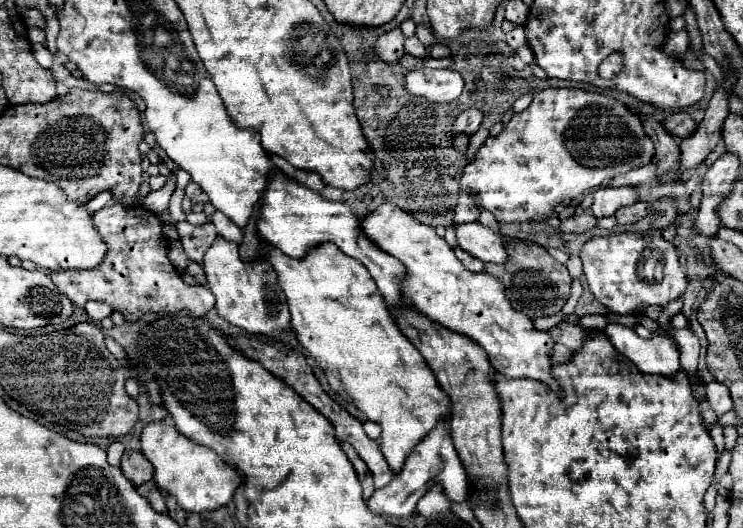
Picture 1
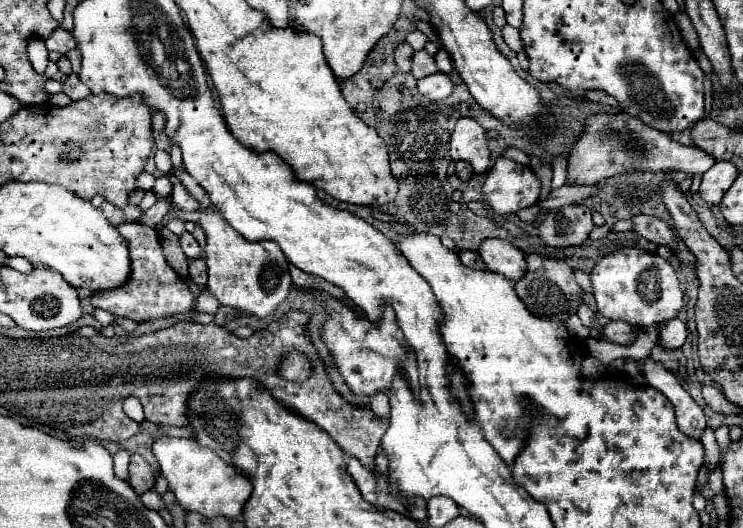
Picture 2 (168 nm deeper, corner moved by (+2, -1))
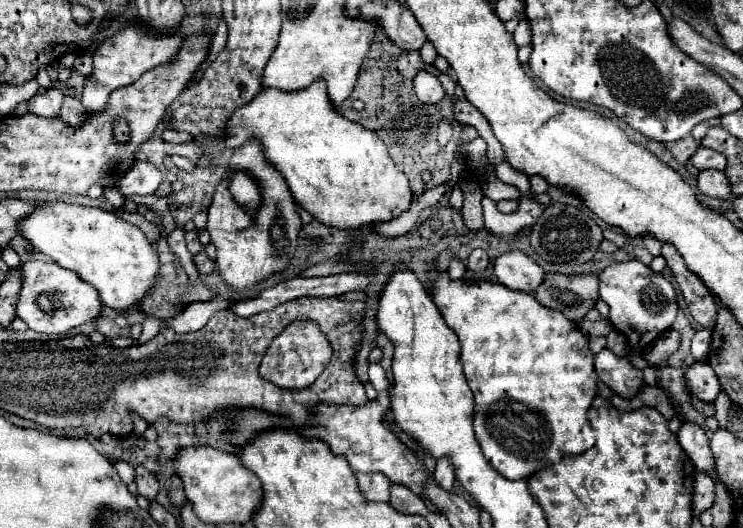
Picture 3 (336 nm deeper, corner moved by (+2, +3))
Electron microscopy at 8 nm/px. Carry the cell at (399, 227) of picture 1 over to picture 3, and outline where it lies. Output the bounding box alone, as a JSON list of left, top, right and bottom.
[428,269,598,481]

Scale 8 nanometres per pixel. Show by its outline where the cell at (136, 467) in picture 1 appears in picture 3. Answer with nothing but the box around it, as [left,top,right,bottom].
[135,466,160,501]

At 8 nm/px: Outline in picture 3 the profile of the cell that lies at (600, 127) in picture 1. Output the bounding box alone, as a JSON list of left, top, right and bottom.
[692,147,726,171]

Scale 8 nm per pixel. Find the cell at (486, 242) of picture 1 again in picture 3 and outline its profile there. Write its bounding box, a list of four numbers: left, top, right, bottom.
[494,251,546,293]

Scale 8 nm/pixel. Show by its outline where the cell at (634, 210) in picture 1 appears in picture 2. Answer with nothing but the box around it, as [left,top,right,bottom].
[630,213,694,265]

